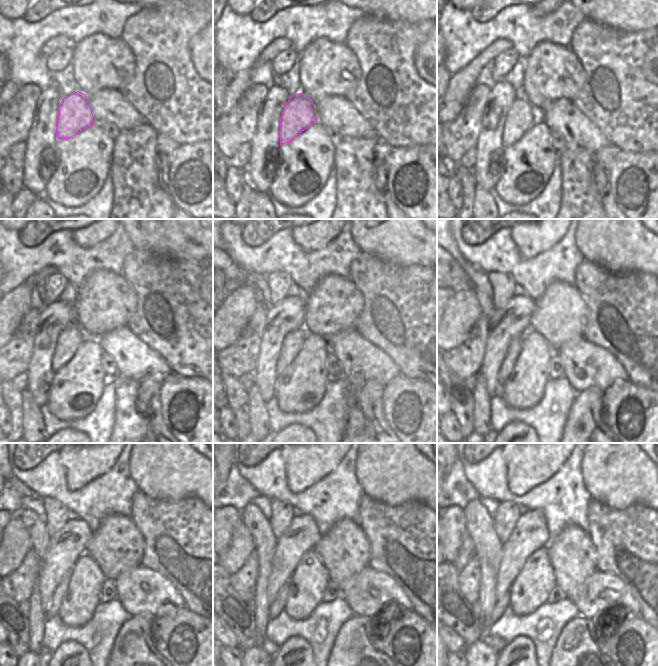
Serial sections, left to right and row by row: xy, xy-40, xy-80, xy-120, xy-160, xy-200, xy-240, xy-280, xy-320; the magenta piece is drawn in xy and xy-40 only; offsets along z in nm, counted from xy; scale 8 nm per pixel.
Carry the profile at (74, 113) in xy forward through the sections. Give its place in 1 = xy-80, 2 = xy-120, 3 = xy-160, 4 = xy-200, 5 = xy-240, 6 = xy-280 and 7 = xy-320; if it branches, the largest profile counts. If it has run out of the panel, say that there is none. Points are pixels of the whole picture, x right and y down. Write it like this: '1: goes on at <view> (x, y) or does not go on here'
1: goes on at xy-80 (521, 115)
2: goes on at xy-120 (68, 342)
3: goes on at xy-160 (292, 343)
4: goes on at xy-200 (515, 345)
5: goes on at xy-240 (54, 604)
6: goes on at xy-280 (277, 606)
7: goes on at xy-320 (501, 604)

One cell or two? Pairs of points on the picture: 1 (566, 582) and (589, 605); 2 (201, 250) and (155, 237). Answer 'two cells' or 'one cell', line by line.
1: two cells
2: one cell

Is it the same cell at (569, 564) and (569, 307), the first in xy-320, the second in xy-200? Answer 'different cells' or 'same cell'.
same cell

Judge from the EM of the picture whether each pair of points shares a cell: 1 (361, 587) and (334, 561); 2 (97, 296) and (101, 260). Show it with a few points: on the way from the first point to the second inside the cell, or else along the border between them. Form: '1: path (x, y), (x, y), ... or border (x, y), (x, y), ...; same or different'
1: border (367, 566), (347, 578), (339, 586); different
2: border (121, 272), (95, 269), (81, 282); different

